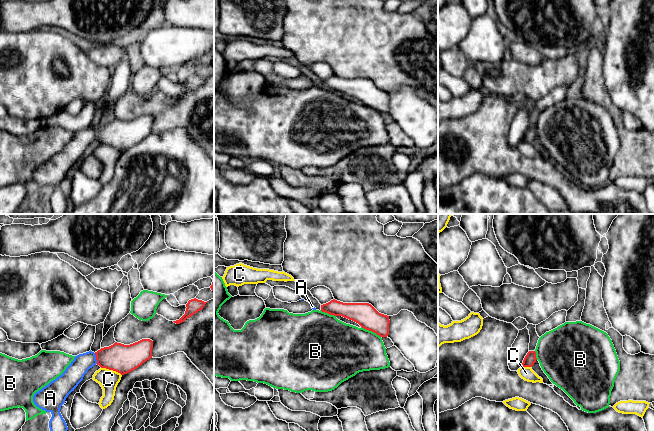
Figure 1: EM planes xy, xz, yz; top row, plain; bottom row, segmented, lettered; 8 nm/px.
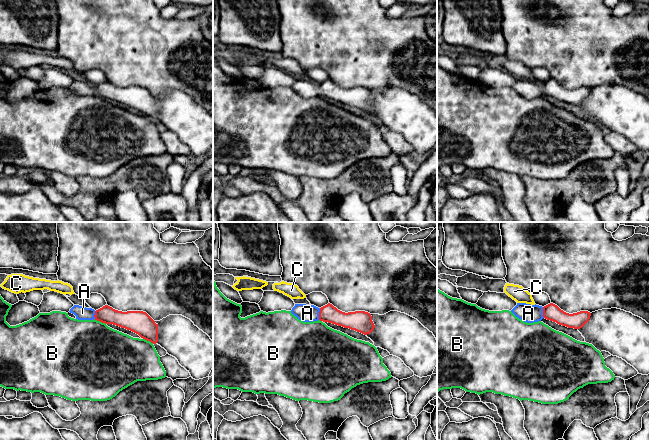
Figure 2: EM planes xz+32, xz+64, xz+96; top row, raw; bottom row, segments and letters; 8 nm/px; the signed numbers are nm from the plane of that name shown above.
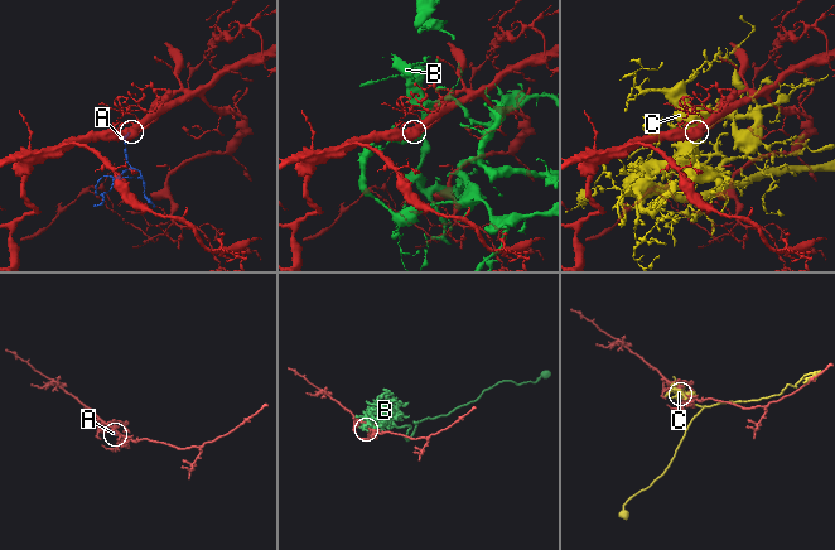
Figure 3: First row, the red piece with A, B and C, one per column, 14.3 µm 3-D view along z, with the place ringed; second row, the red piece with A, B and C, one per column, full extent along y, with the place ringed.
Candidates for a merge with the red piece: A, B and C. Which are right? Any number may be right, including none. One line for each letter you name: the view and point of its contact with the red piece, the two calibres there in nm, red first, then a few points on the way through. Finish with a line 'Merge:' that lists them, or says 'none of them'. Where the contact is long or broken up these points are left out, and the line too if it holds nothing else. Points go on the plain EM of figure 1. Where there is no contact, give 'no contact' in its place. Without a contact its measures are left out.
A: contact xy (96, 134); calibres 220 and 160 nm
Merge: A

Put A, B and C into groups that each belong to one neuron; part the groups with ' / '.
A / B / C

